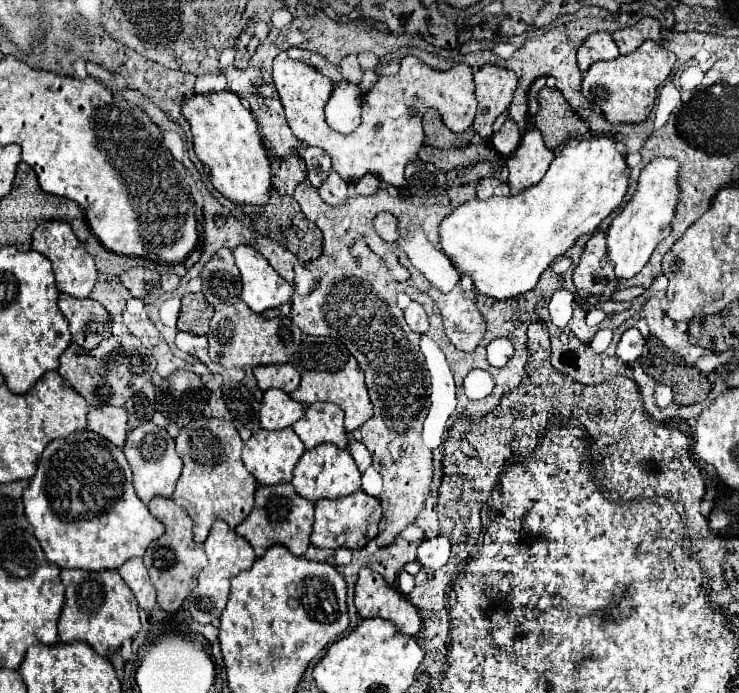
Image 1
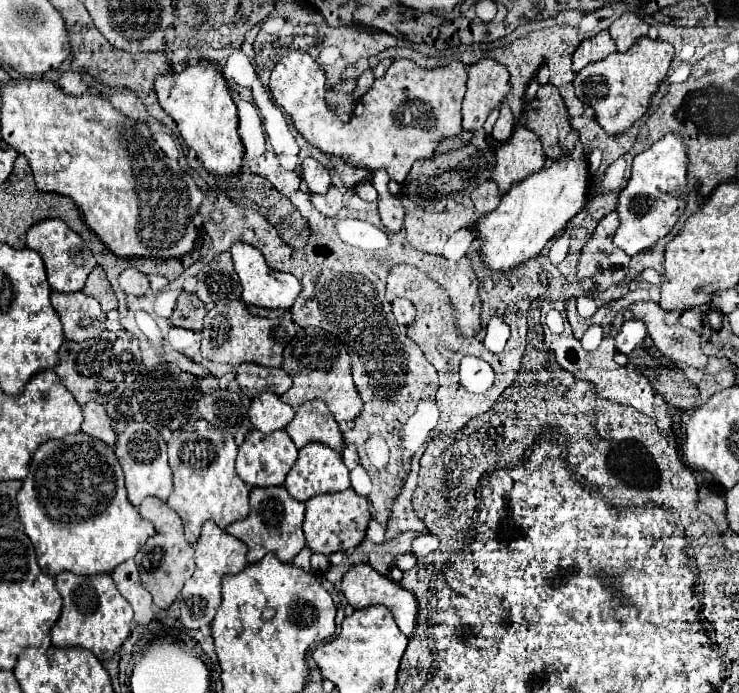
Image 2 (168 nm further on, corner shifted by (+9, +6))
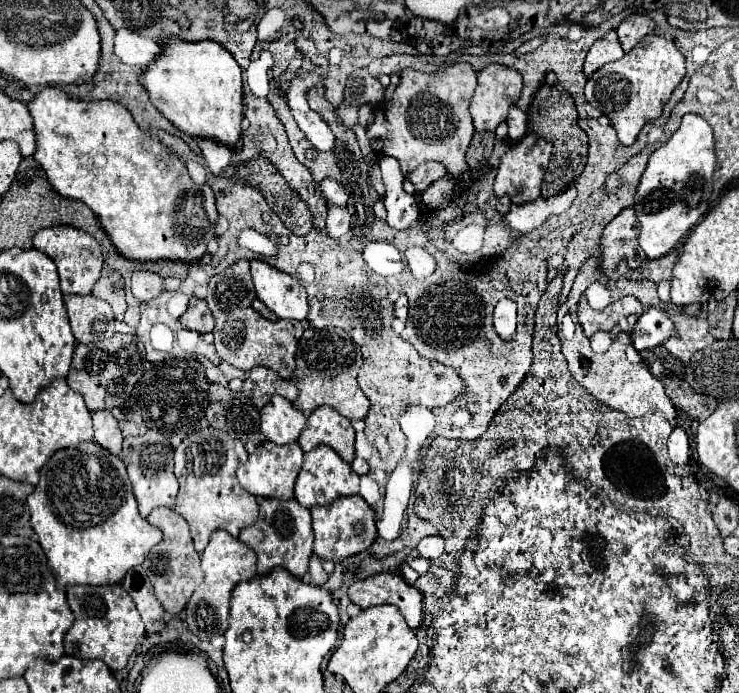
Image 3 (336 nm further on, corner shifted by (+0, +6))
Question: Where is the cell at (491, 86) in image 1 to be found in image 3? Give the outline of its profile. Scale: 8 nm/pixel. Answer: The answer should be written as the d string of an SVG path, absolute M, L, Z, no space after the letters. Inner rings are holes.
M489 64L477 72L479 84L471 98L471 118L477 132L495 130L507 118L509 108L517 102L523 76L501 64Z

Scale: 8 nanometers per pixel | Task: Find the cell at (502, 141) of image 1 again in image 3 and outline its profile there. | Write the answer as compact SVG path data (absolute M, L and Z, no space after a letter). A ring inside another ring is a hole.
M513 106L509 110L509 116L507 116L507 126L509 126L509 138L511 140L523 138L527 132L527 114L523 110L519 110L517 106Z

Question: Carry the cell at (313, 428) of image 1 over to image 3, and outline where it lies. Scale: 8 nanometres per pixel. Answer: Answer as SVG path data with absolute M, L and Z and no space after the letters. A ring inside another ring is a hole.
M321 406L311 412L297 442L303 448L303 452L309 452L319 444L327 444L345 462L353 462L355 458L353 426L349 418L341 416L335 408L329 408L329 406Z

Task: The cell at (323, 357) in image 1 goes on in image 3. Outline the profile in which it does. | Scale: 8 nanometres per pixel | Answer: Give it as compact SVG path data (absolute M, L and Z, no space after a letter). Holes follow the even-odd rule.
M307 328L297 346L295 362L297 366L291 376L291 380L299 388L299 396L293 402L295 408L299 408L301 412L311 412L317 406L327 404L327 406L333 406L339 414L343 414L349 420L367 416L369 400L365 398L363 390L357 384L357 370L361 366L361 350L347 332L343 332L341 328L329 328L329 330Z

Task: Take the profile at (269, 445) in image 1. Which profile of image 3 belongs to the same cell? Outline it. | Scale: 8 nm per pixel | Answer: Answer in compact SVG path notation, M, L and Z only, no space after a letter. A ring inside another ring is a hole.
M263 442L255 448L253 454L249 454L249 460L237 470L237 478L239 478L241 486L253 496L285 500L285 498L293 496L295 478L297 478L301 466L303 466L303 450L297 442L291 442L285 446L277 446L273 442Z

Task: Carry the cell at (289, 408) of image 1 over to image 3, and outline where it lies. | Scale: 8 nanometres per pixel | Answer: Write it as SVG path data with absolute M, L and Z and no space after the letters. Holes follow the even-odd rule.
M277 394L261 410L261 432L267 440L275 444L289 444L299 438L299 432L305 426L305 416L285 398Z

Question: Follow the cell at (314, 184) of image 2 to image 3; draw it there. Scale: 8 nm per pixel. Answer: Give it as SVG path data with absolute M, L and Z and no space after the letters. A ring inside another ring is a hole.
M327 176L325 180L321 180L321 192L323 192L323 196L327 198L327 202L341 204L341 206L347 204L347 194L345 194L343 186L341 186L335 178L329 178L329 176Z

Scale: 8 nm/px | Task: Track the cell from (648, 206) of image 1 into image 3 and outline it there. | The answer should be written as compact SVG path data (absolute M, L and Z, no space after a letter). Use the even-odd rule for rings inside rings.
M685 114L679 130L671 136L671 140L649 156L647 168L635 192L633 210L641 224L637 240L647 258L665 256L703 218L713 190L713 170L715 150L711 126L697 114Z

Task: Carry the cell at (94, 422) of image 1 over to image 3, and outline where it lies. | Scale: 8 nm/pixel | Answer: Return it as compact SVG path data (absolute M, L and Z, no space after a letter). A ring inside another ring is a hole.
M97 410L93 412L93 428L95 428L95 436L93 440L101 446L105 446L111 454L119 454L121 452L121 430L117 426L117 420L113 418L113 414L109 410Z

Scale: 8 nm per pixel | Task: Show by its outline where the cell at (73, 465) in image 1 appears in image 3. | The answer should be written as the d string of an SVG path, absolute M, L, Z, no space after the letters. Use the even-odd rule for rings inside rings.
M81 442L75 448L57 450L41 468L41 480L29 494L31 526L39 536L39 544L47 556L47 564L55 574L57 586L73 584L117 584L137 564L145 560L149 550L161 542L161 530L141 518L133 486L129 482L125 464L97 442Z

